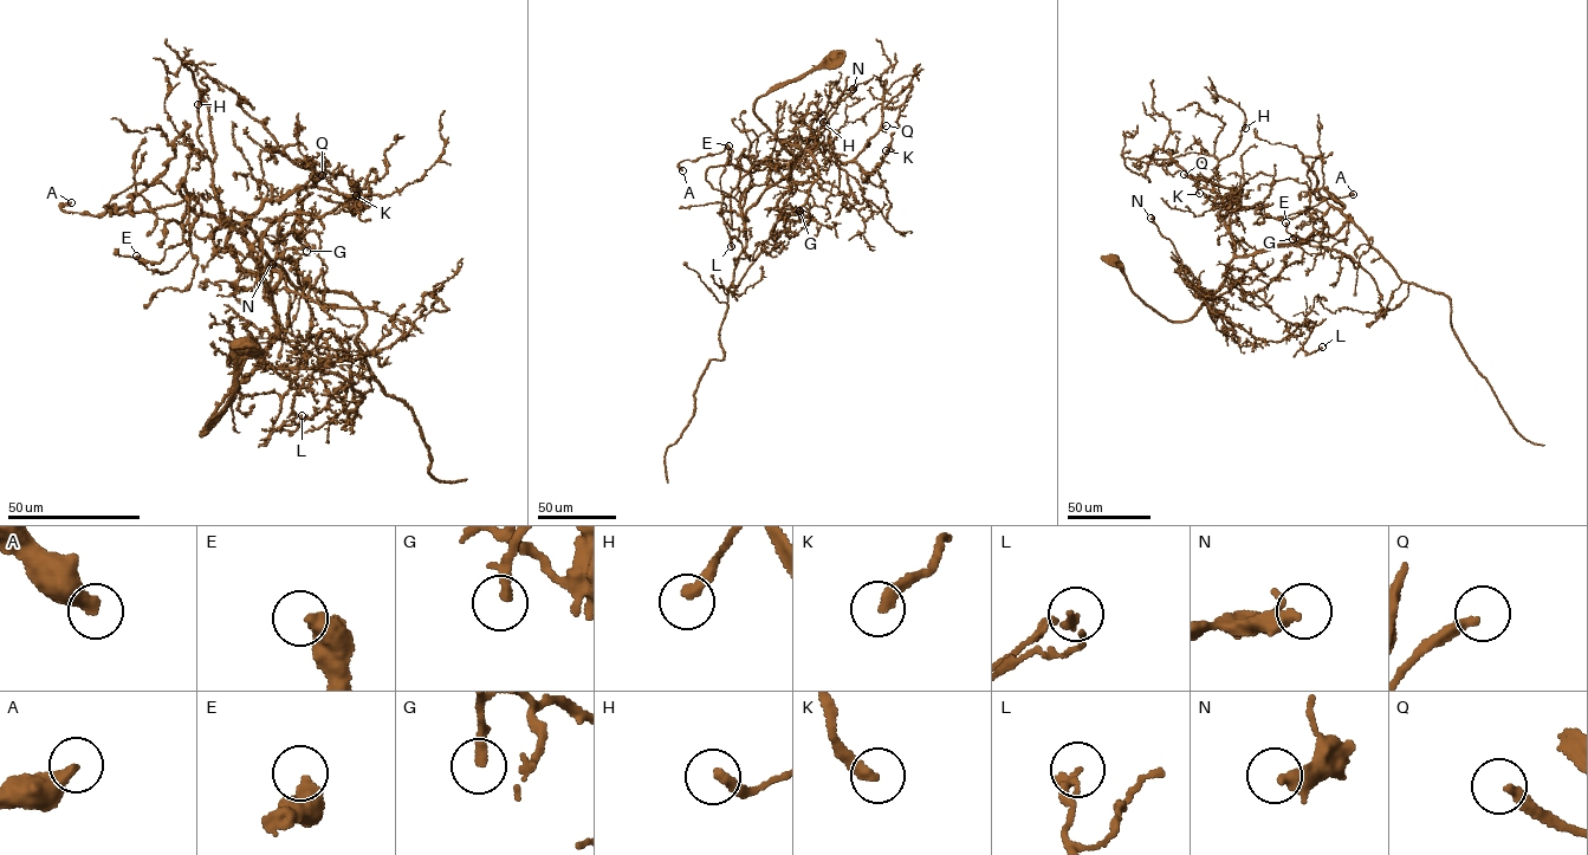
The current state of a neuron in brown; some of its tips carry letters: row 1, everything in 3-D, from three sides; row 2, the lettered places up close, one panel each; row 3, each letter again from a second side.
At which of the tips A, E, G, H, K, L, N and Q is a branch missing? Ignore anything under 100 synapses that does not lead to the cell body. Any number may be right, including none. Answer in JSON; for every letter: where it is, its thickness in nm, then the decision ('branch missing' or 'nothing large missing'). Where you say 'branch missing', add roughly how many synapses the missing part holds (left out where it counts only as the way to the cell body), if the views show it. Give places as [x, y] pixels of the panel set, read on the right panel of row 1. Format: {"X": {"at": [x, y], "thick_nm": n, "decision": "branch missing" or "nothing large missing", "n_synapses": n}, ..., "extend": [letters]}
{"A": {"at": [1353, 194], "thick_nm": 400, "decision": "nothing large missing"}, "E": {"at": [1285, 222], "thick_nm": 550, "decision": "nothing large missing"}, "G": {"at": [1292, 239], "thick_nm": 260, "decision": "nothing large missing"}, "H": {"at": [1245, 128], "thick_nm": 280, "decision": "nothing large missing"}, "K": {"at": [1199, 193], "thick_nm": 280, "decision": "nothing large missing"}, "L": {"at": [1322, 347], "thick_nm": 200, "decision": "nothing large missing"}, "N": {"at": [1151, 218], "thick_nm": 400, "decision": "nothing large missing"}, "Q": {"at": [1184, 174], "thick_nm": 280, "decision": "nothing large missing"}, "extend": []}

